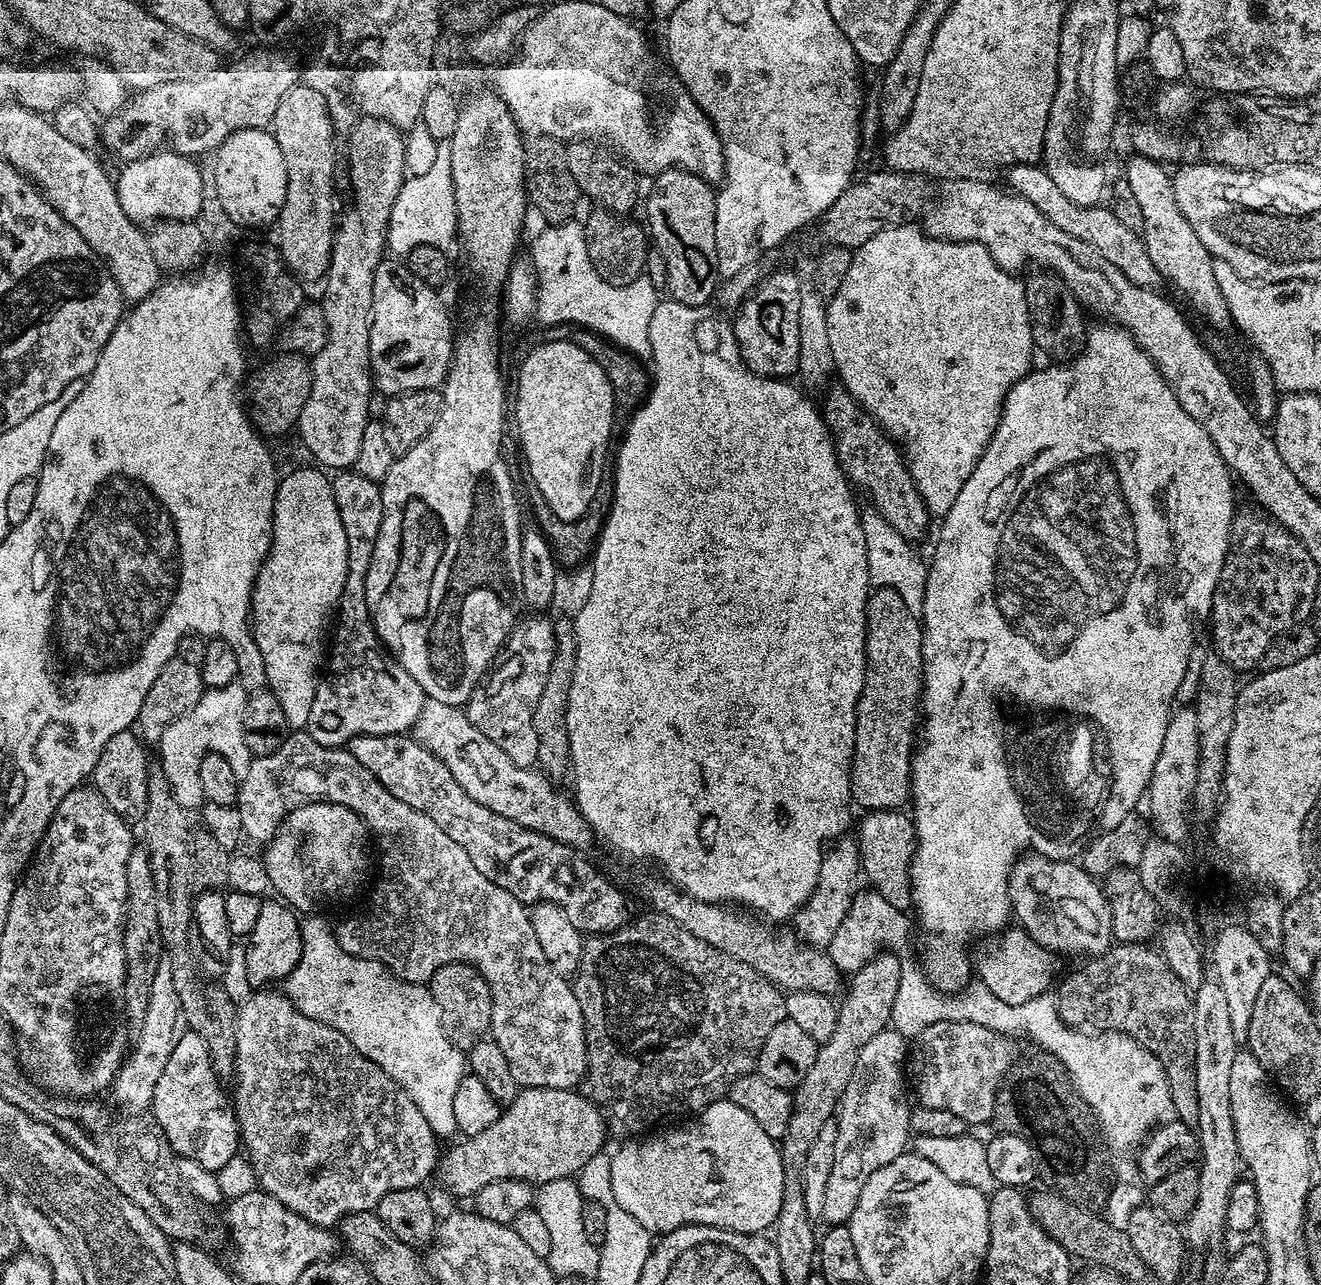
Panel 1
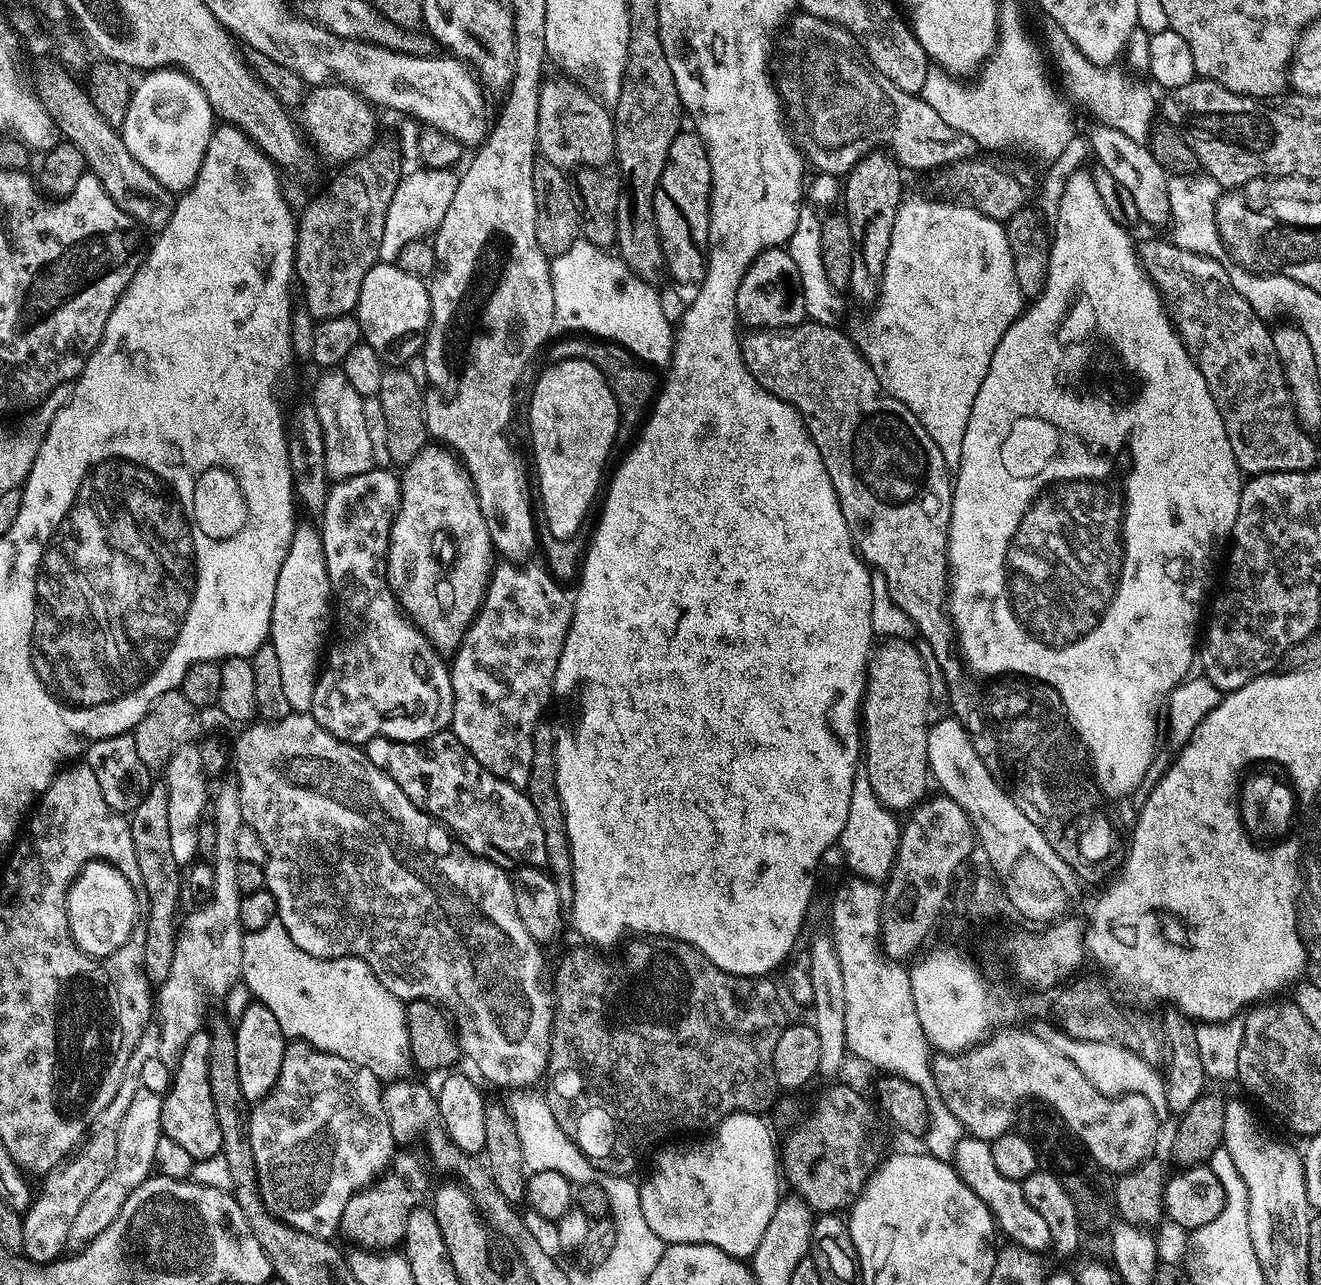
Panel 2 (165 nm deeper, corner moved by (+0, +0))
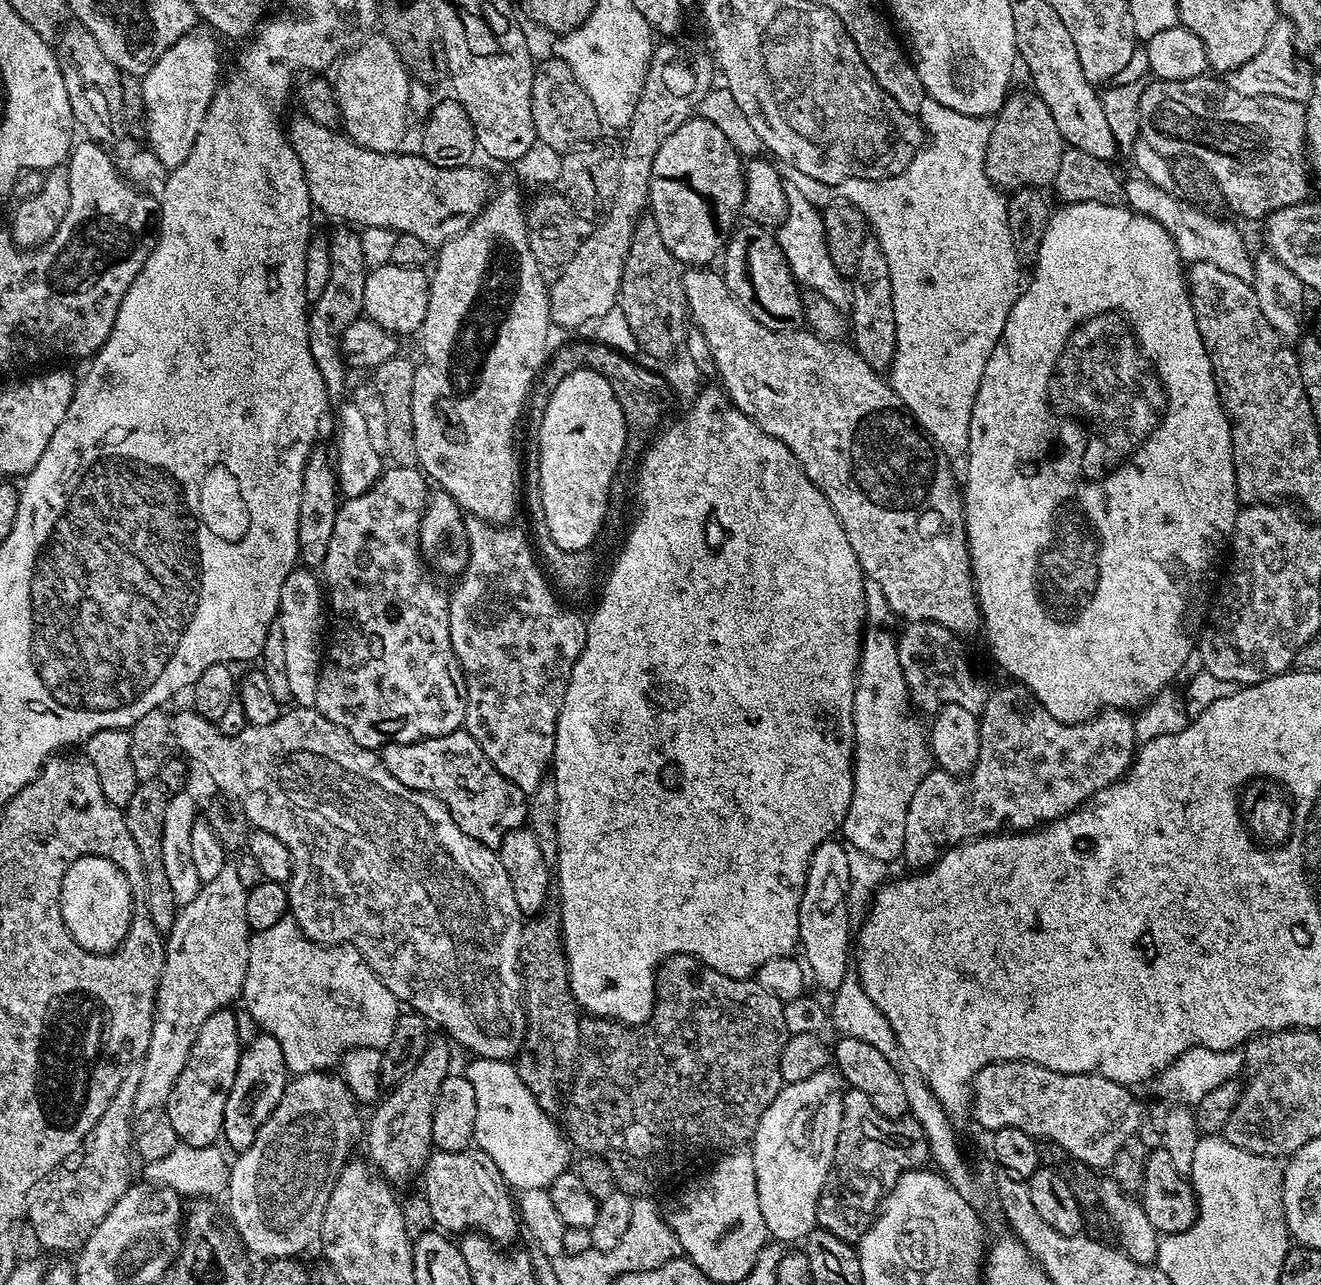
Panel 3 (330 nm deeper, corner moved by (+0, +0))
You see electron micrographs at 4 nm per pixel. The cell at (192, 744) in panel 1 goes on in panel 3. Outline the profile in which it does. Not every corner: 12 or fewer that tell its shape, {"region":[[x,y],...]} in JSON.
{"region":[[188,790],[162,822],[177,905],[137,1109],[167,1105],[202,1022],[239,1001],[247,889],[201,885]]}

